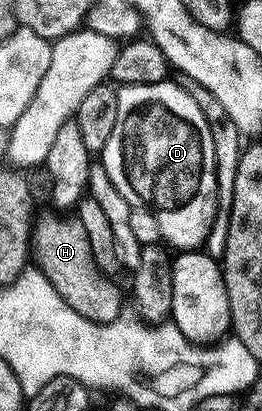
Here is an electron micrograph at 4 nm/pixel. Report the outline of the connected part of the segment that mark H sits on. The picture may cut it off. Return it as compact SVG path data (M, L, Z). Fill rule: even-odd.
M47 216L42 220L43 217L33 228L33 256L36 261L39 259L38 267L61 294L67 307L77 310L77 314L94 324L116 323L124 315L123 296L115 282L103 276L96 267L82 224L75 220L58 220L55 216Z

